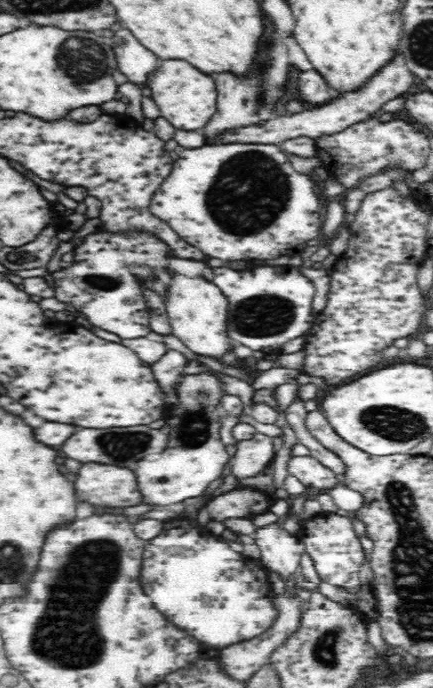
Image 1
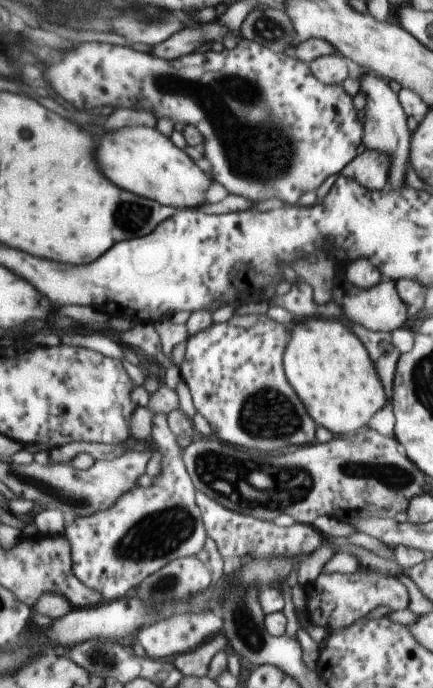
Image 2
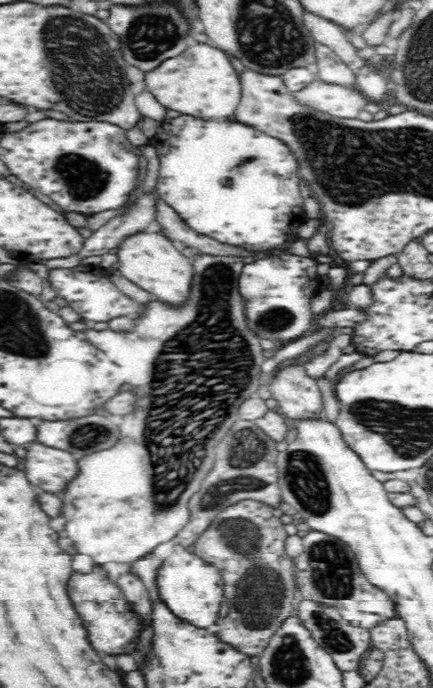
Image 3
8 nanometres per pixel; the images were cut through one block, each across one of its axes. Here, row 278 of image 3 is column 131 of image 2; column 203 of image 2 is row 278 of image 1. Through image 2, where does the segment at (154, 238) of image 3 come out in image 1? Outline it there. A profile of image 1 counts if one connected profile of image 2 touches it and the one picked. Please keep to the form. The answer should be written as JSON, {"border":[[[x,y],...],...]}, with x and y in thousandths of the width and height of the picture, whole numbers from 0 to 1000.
{"border":[[[402,398],[402,413],[381,440],[397,485],[446,513],[513,526],[522,515],[538,512],[524,483],[527,435],[492,408]]]}

